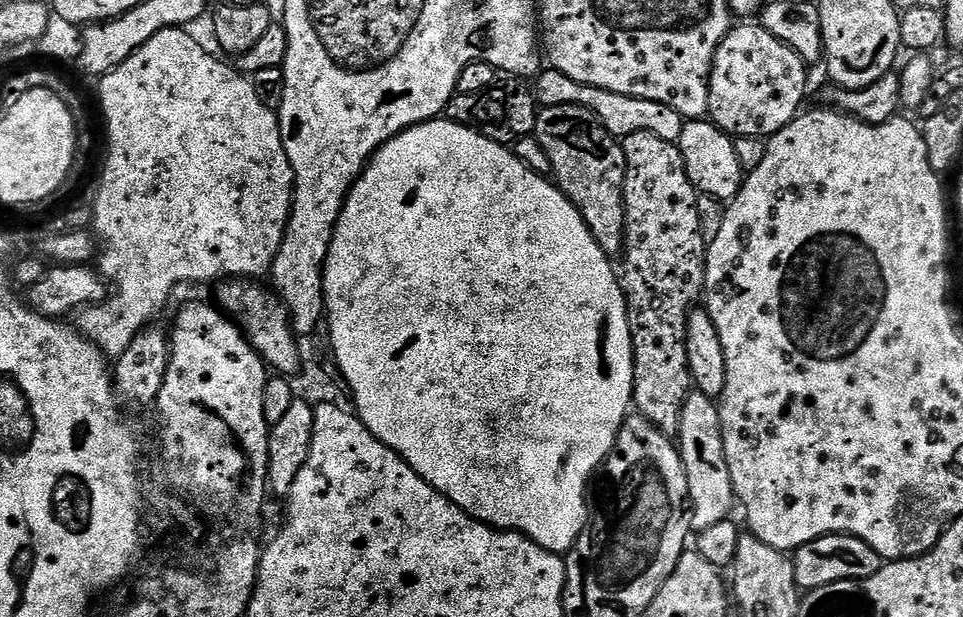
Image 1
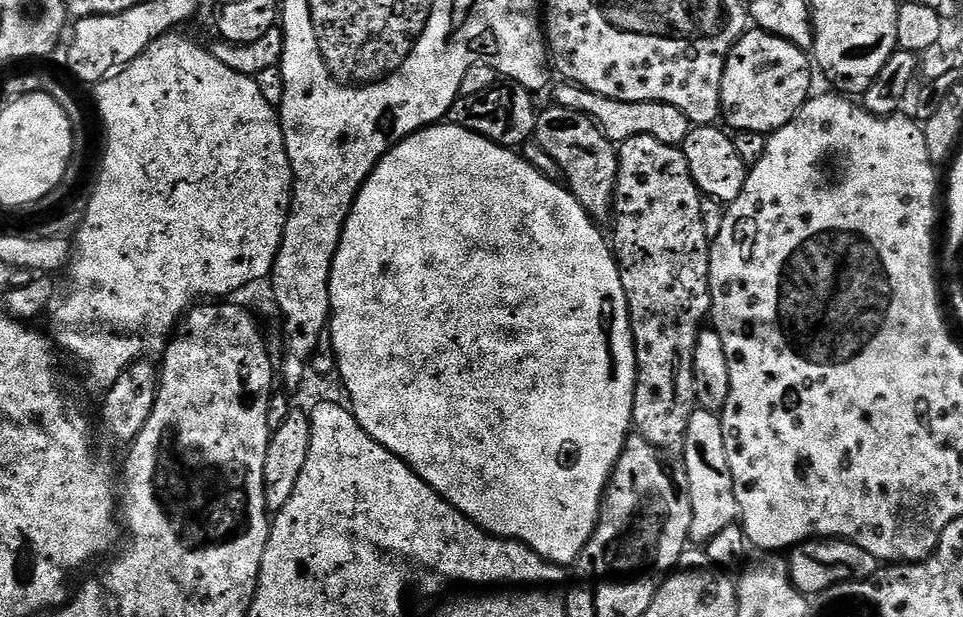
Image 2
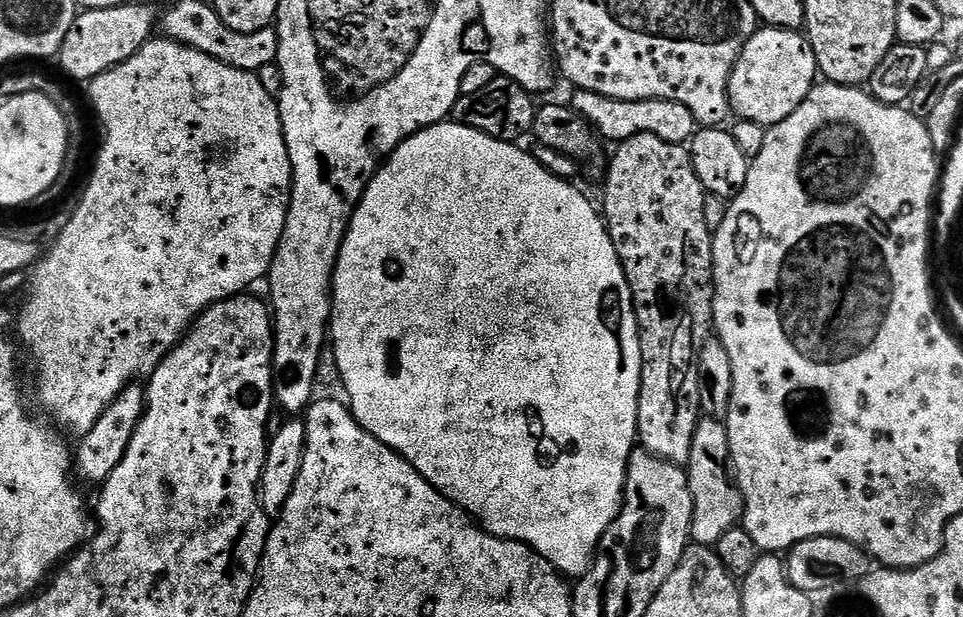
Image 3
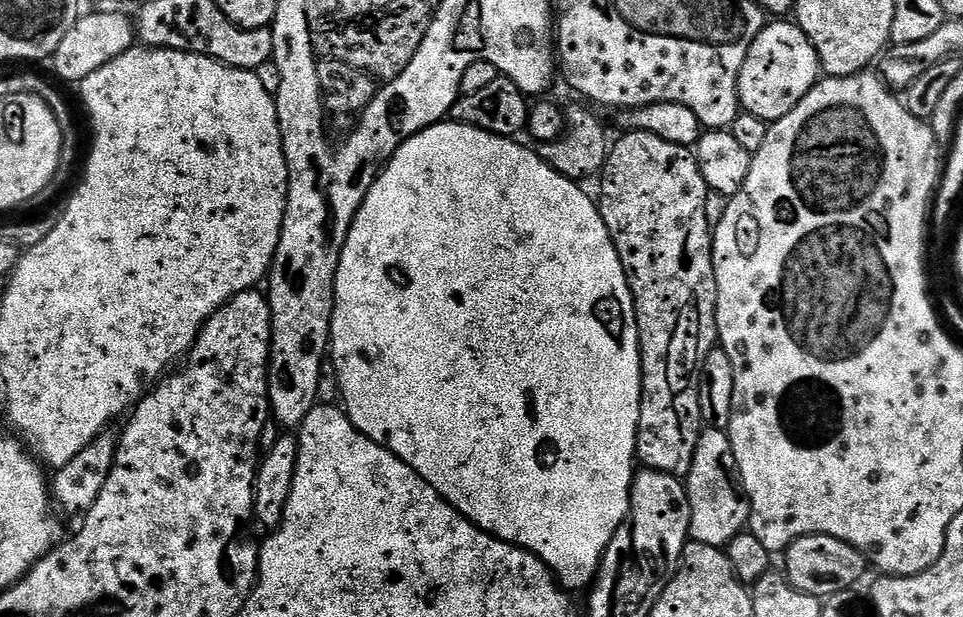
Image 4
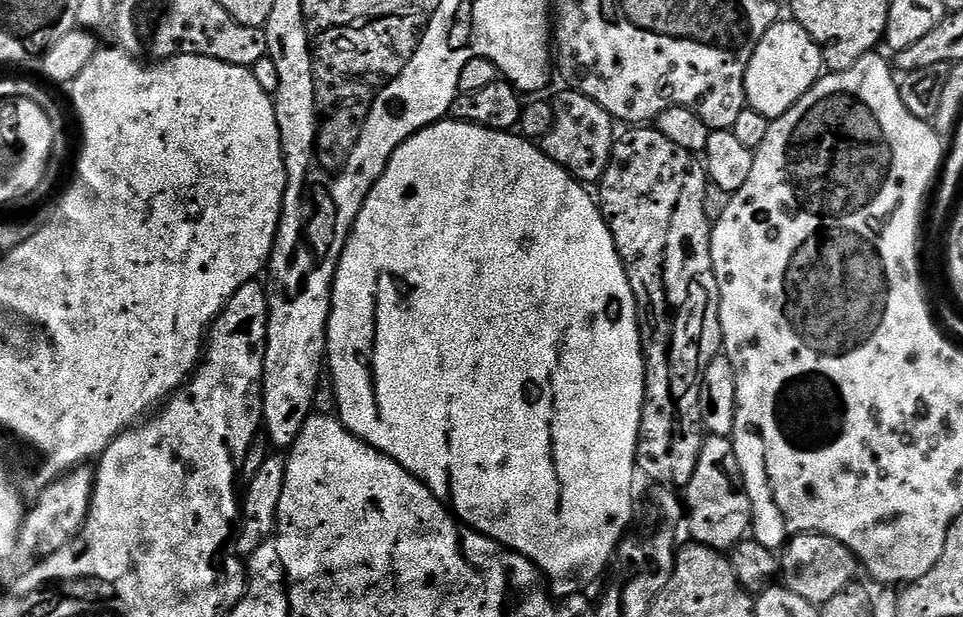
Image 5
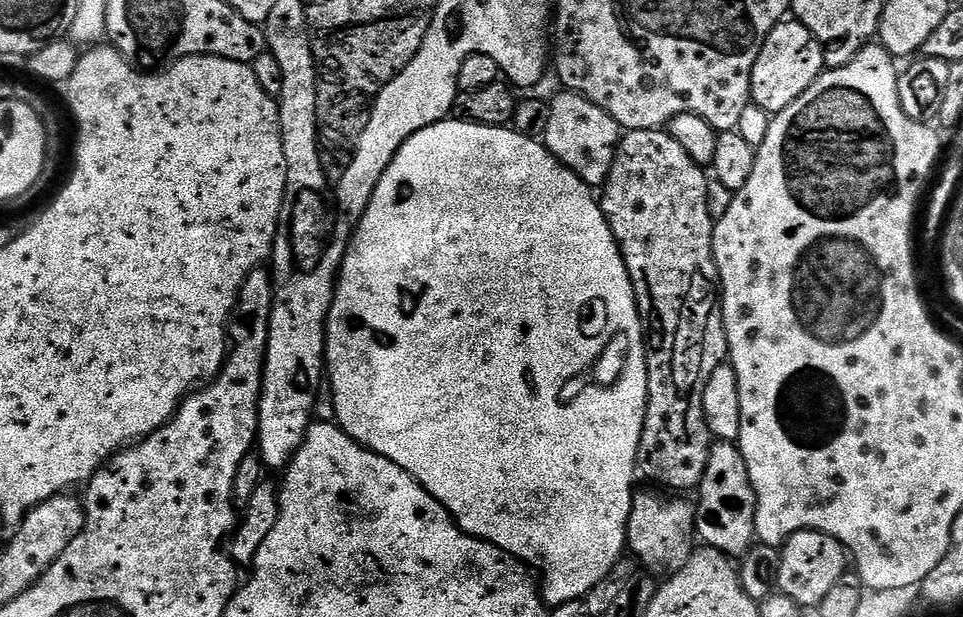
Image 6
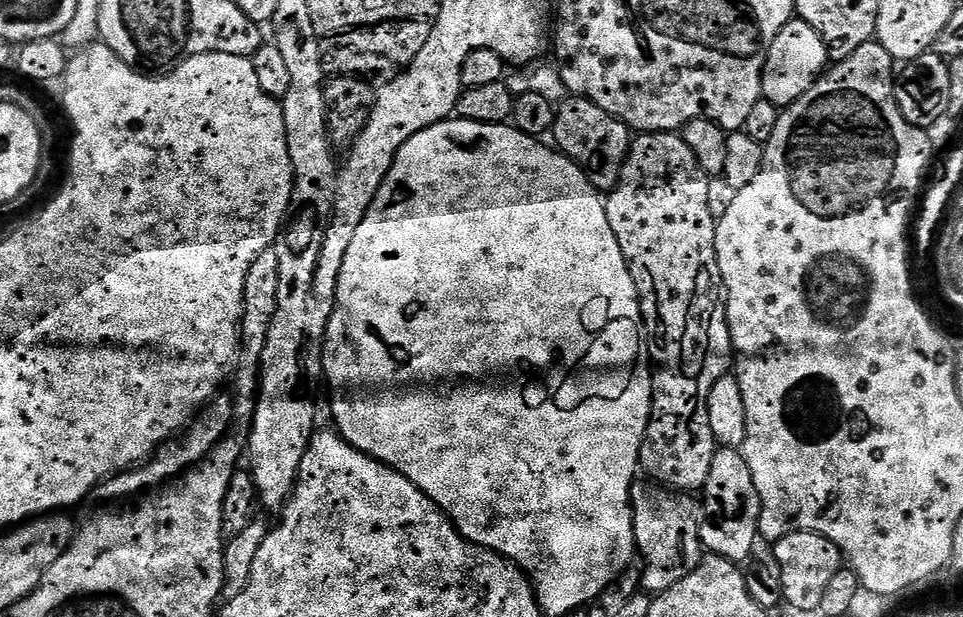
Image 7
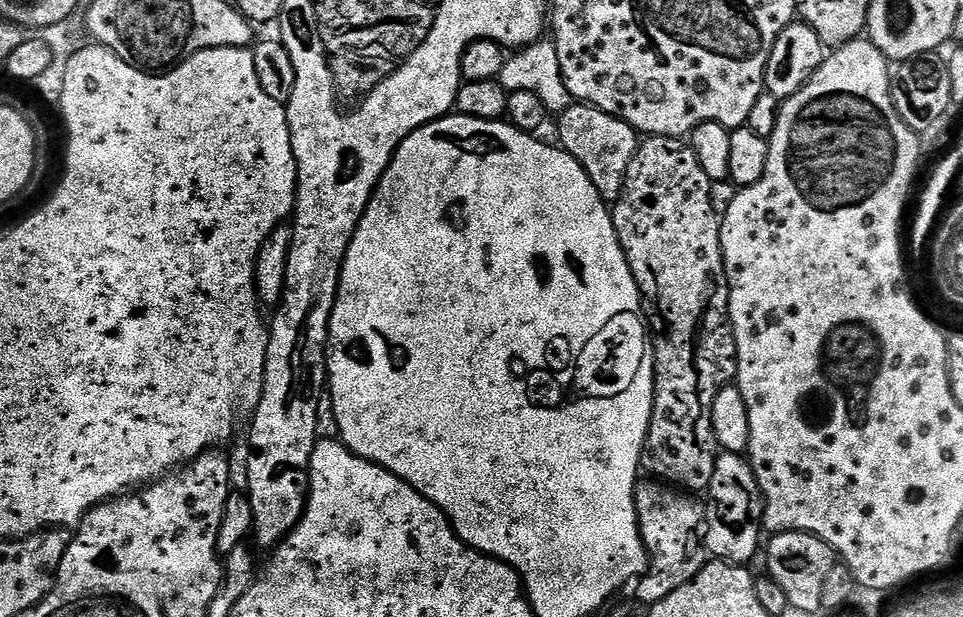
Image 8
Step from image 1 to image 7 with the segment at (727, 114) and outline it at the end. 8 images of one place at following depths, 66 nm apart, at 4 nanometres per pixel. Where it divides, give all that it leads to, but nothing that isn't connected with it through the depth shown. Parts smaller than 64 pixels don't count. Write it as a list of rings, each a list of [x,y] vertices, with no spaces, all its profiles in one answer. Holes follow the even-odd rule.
[[[793,18],[786,26],[782,26],[778,38],[774,38],[766,54],[761,97],[774,102],[776,108],[786,109],[798,102],[798,98],[802,98],[802,94],[806,94],[810,86],[814,86],[814,82],[824,75],[829,64],[828,45],[818,34],[818,30],[814,30],[814,26],[810,26],[805,20]]]

